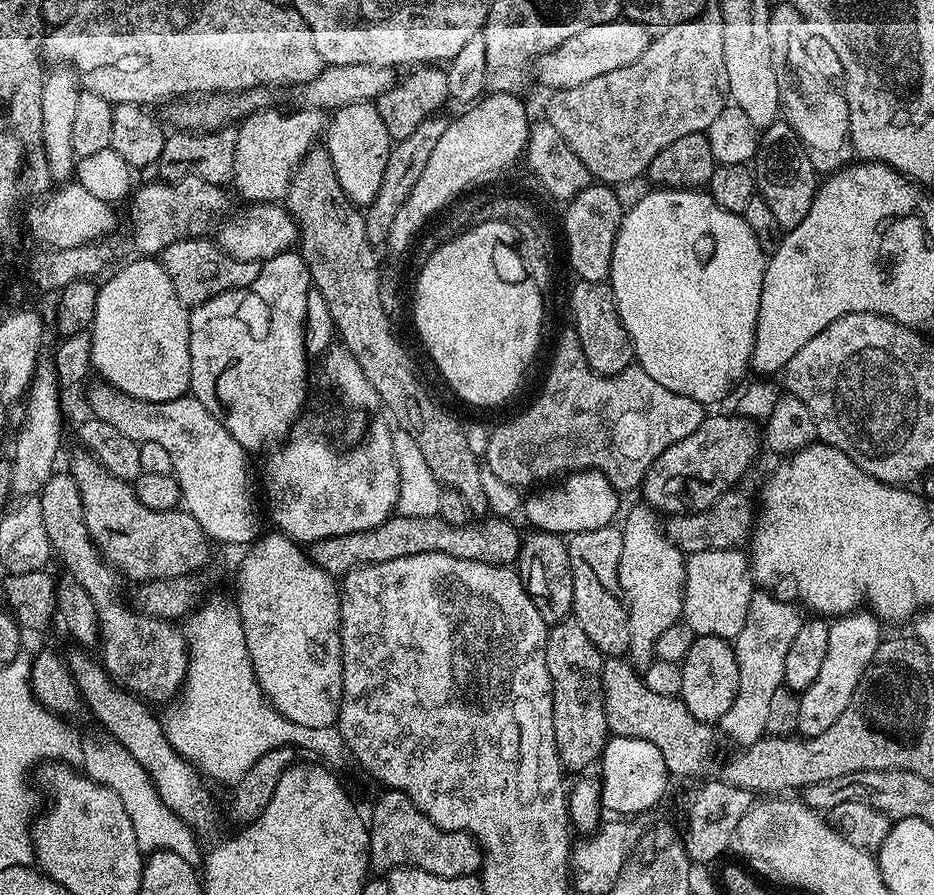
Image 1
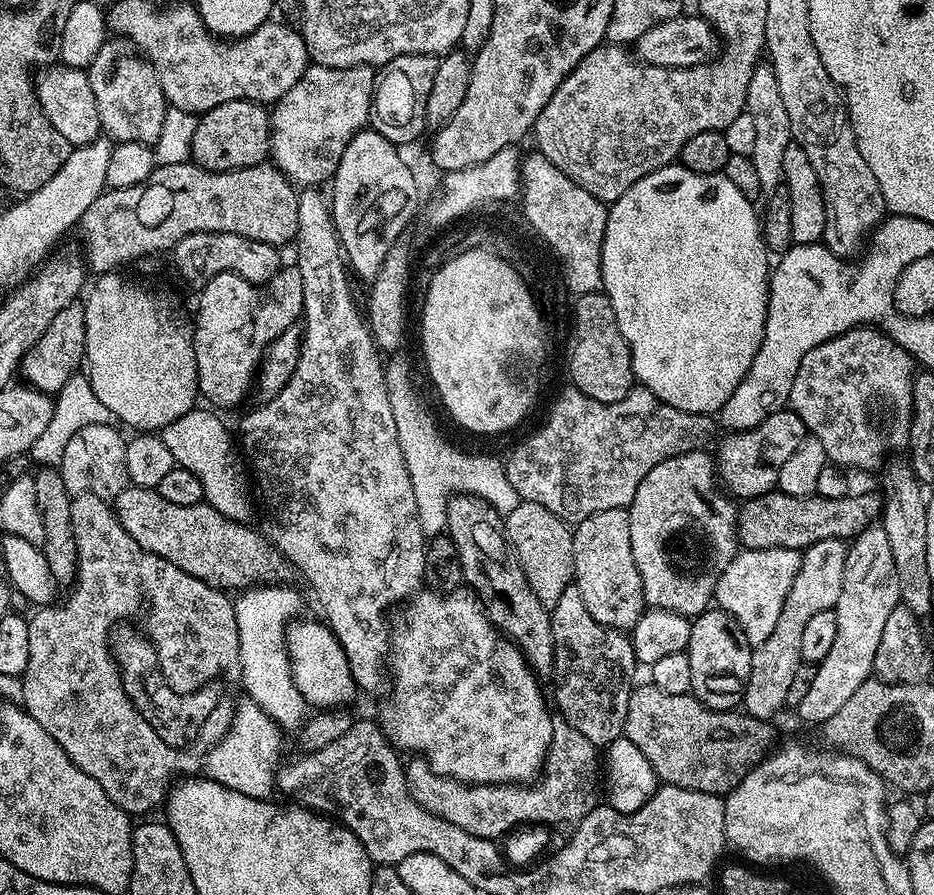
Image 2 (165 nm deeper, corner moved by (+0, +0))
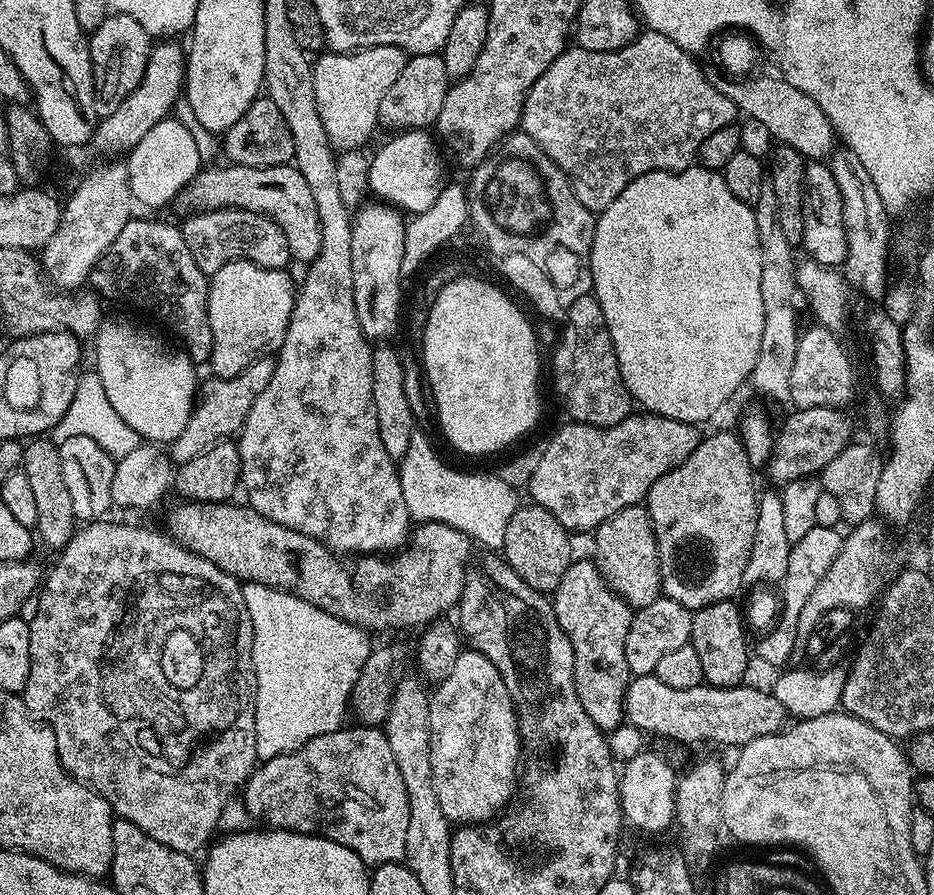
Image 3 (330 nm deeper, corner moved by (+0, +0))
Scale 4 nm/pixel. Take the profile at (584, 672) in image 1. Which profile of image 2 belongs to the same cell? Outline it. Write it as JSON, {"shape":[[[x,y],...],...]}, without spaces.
{"shape":[[[575,586],[562,590],[562,598],[551,608],[552,634],[554,636],[554,666],[552,672],[556,676],[556,704],[560,707],[559,715],[578,734],[590,738],[597,746],[607,746],[624,736],[626,726],[626,706],[630,706],[630,694],[634,687],[632,675],[638,671],[636,655],[631,639],[617,628],[602,626],[602,622],[594,622],[590,610],[586,610],[586,602],[582,602],[582,594],[578,594]]]}

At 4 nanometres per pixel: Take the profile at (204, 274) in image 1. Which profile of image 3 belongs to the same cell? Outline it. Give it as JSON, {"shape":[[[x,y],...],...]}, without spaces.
{"shape":[[[219,208],[189,215],[187,219],[188,221],[182,224],[186,246],[190,246],[190,254],[194,254],[198,270],[202,270],[209,278],[222,270],[226,262],[245,260],[263,268],[283,269],[293,263],[286,234],[282,234],[282,230],[269,216],[241,208]]]}

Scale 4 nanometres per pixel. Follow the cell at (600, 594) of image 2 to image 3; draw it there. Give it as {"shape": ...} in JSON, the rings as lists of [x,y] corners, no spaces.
{"shape":[[[643,503],[634,506],[626,506],[626,510],[618,510],[606,522],[602,522],[594,530],[596,536],[596,553],[594,559],[598,570],[604,576],[604,580],[612,587],[616,593],[633,609],[639,610],[650,606],[650,602],[661,599],[662,574],[660,573],[660,559],[658,558],[658,542],[654,534],[652,519],[647,507]]]}

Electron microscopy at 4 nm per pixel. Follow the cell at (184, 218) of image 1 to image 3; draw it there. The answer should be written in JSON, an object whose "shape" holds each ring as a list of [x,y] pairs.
{"shape":[[[228,164],[224,168],[205,167],[191,184],[186,185],[178,197],[178,204],[185,208],[185,213],[209,212],[219,208],[241,208],[257,212],[263,216],[269,216],[279,226],[282,234],[290,242],[290,254],[293,261],[301,260],[304,266],[311,264],[312,259],[318,254],[322,246],[322,228],[318,222],[317,206],[314,202],[314,194],[310,194],[310,186],[306,178],[292,164],[279,164],[278,166],[266,166],[265,168],[251,168],[241,164]]]}

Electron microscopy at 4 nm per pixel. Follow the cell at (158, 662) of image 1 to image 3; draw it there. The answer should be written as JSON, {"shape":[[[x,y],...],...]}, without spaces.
{"shape":[[[112,518],[93,520],[77,527],[68,544],[55,557],[56,565],[49,572],[47,569],[35,601],[36,613],[30,616],[30,678],[26,678],[22,699],[28,707],[28,714],[36,717],[41,724],[48,725],[56,735],[62,766],[74,779],[94,789],[119,819],[134,822],[134,826],[150,834],[154,842],[162,842],[162,846],[170,846],[170,850],[196,854],[200,847],[203,849],[213,839],[212,831],[219,826],[220,815],[225,815],[230,801],[235,797],[232,795],[241,791],[242,785],[257,767],[256,727],[250,718],[240,718],[242,724],[236,728],[236,736],[196,736],[196,728],[190,728],[188,722],[182,722],[182,714],[170,714],[176,712],[176,698],[162,694],[162,682],[154,686],[154,692],[148,692],[148,680],[256,680],[252,669],[252,623],[250,614],[244,609],[241,581],[214,566],[214,562],[186,550],[163,531],[160,532],[134,528],[130,524],[115,524]]]}

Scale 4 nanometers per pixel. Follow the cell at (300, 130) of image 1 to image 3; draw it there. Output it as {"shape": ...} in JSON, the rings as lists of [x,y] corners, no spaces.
{"shape":[[[370,46],[356,52],[325,51],[312,65],[314,98],[322,126],[333,149],[360,148],[380,124],[380,107],[386,90],[394,86],[408,56],[398,46]]]}

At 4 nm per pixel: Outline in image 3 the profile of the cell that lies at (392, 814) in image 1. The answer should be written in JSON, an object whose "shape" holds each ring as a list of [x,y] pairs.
{"shape":[[[462,650],[458,654],[458,658],[454,658],[454,666],[450,669],[450,674],[446,674],[446,678],[441,684],[435,685],[434,691],[428,697],[428,733],[430,734],[430,774],[434,782],[434,794],[438,794],[438,806],[442,806],[442,814],[445,818],[460,826],[483,824],[497,819],[507,809],[504,807],[507,806],[508,799],[511,798],[512,791],[516,788],[516,782],[518,788],[516,763],[520,760],[522,737],[516,708],[512,705],[512,699],[506,690],[506,682],[502,682],[502,674],[498,674],[498,670],[494,666],[494,662],[490,662],[490,658],[486,658],[481,652],[471,650]]]}

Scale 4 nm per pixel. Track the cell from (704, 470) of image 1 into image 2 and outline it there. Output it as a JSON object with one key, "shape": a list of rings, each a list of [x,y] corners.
{"shape":[[[781,410],[770,414],[766,422],[750,430],[728,432],[725,437],[720,449],[714,452],[714,467],[723,487],[733,497],[740,496],[741,501],[746,501],[753,500],[756,496],[764,496],[776,488],[782,466],[793,456],[794,450],[802,446],[806,438],[806,429],[802,418],[798,418],[796,412]]]}

